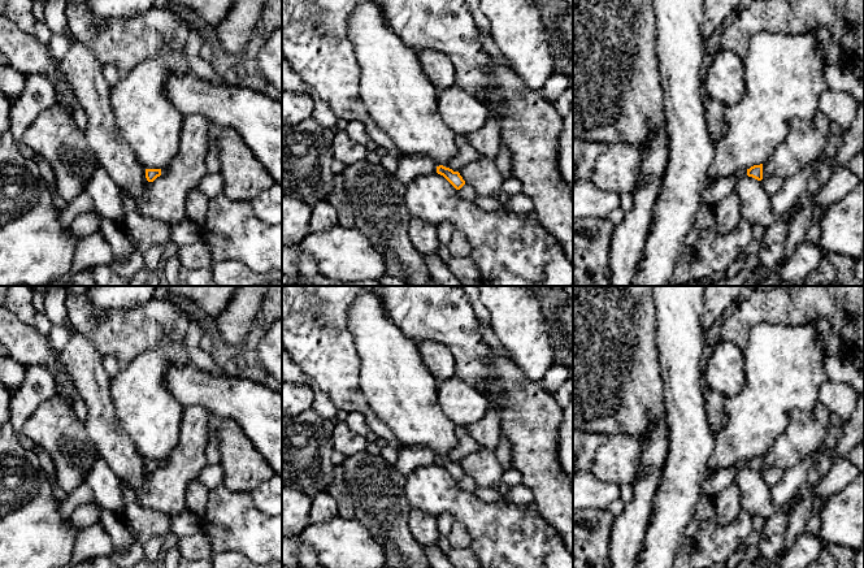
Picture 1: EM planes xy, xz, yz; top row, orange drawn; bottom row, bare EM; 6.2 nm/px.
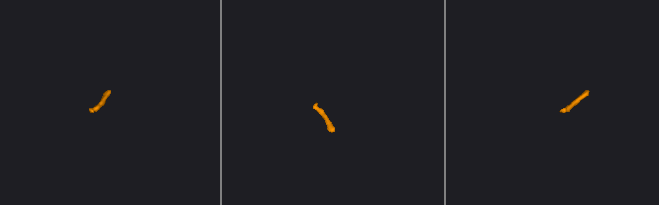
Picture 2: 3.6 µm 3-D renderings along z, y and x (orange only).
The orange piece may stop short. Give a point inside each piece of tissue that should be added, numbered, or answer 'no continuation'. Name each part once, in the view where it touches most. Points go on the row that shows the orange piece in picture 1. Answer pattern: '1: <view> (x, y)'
1: xz (467, 154)

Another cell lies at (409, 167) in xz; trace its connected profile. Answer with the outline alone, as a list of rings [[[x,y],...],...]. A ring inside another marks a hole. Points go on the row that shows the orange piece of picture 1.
[[[413,155],[404,156],[398,161],[398,169],[394,175],[408,185],[414,178],[437,172],[435,161],[429,156]]]

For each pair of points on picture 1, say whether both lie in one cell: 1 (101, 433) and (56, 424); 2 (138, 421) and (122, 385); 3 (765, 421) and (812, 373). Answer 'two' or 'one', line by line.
1: two
2: one
3: one

